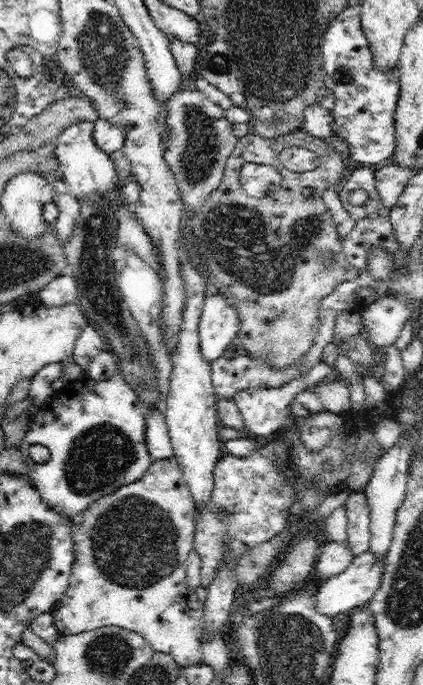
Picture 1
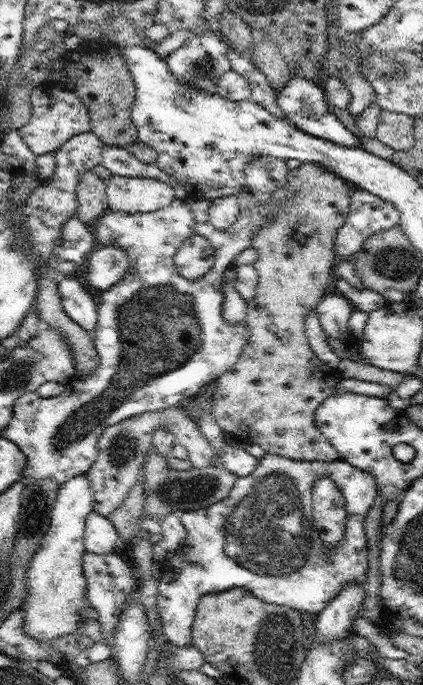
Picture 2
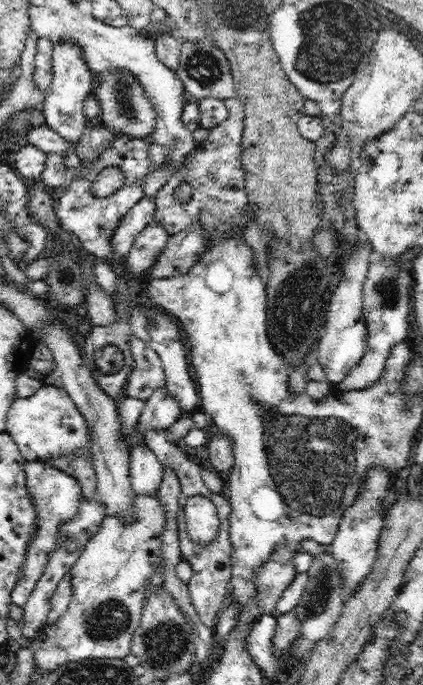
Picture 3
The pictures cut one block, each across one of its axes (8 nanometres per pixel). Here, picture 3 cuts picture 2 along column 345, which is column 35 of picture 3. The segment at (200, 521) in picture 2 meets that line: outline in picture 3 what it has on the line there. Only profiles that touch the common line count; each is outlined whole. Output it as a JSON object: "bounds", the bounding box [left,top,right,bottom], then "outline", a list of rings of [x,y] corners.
{"bounds":[11,462,83,607],"outline":[[[28,462],[24,464],[26,485],[28,491],[32,495],[34,509],[36,509],[36,530],[28,542],[28,550],[26,550],[26,561],[22,568],[22,576],[16,582],[12,589],[11,602],[16,606],[23,607],[30,598],[32,590],[36,586],[38,580],[50,561],[50,556],[56,550],[56,544],[62,540],[58,538],[60,526],[66,524],[68,520],[78,516],[80,504],[82,504],[83,492],[80,483],[73,479],[66,478],[63,471],[50,462]]]}

